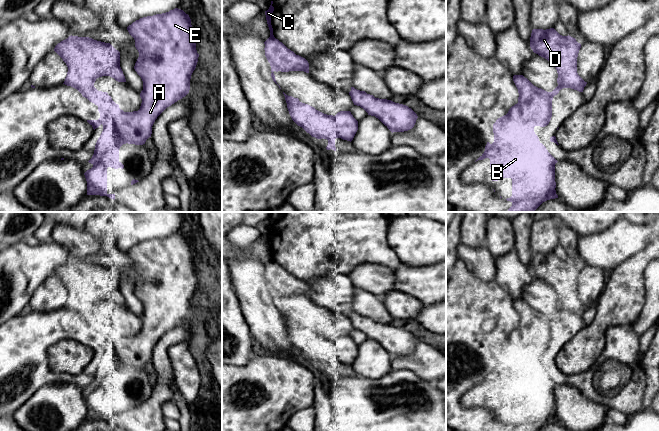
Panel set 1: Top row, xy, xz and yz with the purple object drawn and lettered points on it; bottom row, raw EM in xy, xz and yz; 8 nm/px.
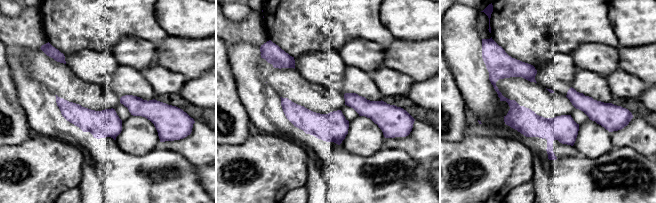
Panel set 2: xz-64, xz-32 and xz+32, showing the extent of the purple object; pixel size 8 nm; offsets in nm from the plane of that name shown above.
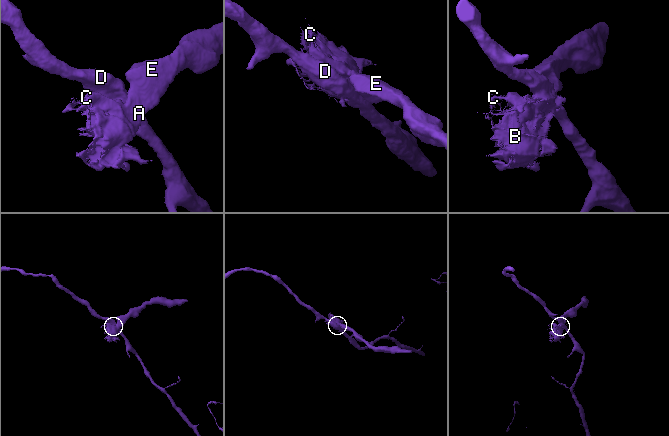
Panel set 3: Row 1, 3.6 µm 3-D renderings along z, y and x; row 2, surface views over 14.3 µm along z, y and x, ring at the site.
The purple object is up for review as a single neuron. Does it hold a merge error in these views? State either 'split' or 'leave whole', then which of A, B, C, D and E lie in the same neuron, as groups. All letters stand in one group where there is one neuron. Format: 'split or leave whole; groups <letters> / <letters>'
split; groups A B C E / D

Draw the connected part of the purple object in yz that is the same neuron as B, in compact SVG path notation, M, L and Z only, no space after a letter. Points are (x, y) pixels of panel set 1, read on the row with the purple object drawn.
M577 73L579 82L565 80L558 74L558 86L547 92L534 86L523 75L514 75L513 81L518 89L518 103L508 113L493 124L494 142L487 142L484 153L476 160L490 159L492 181L503 178L512 179L512 196L507 201L512 203L508 212L535 211L543 202L558 198L556 194L555 164L558 162L539 141L534 132L535 126L545 127L552 117L552 100L563 88L583 92L587 82Z

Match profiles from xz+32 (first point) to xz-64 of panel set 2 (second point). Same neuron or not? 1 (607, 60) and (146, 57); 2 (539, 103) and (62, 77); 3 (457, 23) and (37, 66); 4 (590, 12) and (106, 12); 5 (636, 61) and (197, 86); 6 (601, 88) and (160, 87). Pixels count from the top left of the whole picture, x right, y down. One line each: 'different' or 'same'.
1: same
2: same
3: different
4: same
5: different
6: different

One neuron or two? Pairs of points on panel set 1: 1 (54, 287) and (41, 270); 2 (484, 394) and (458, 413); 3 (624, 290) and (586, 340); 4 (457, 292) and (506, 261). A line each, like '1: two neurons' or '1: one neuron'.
1: two neurons
2: two neurons
3: one neuron
4: two neurons

